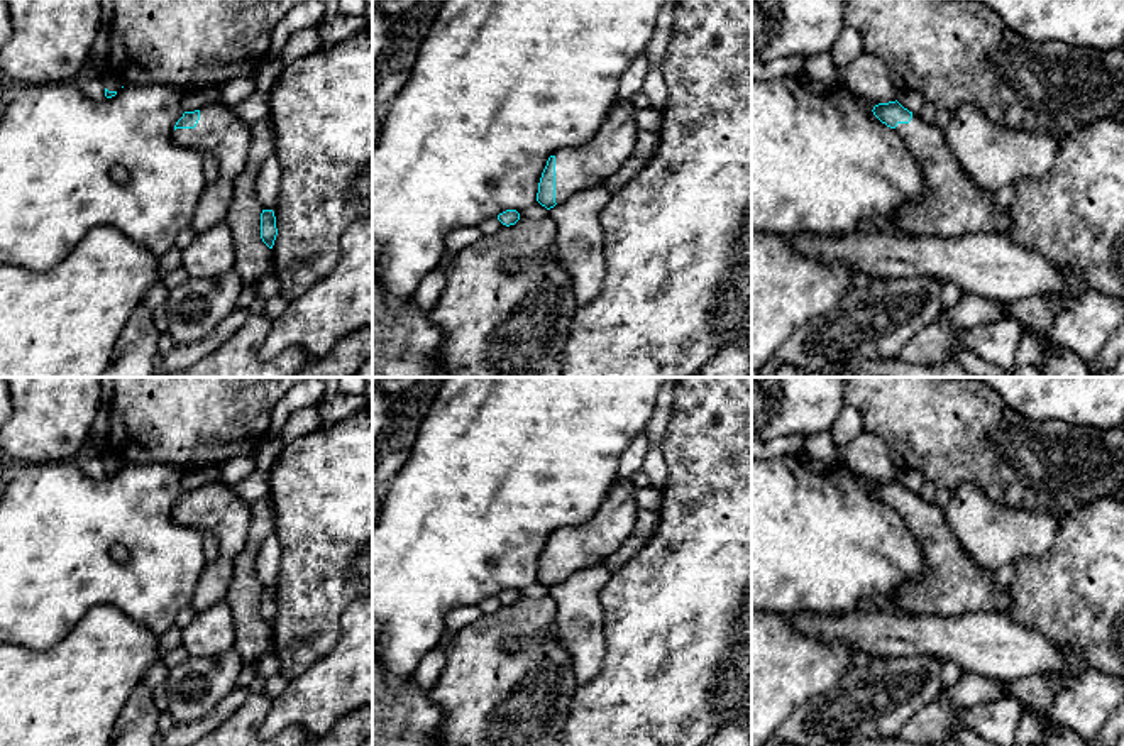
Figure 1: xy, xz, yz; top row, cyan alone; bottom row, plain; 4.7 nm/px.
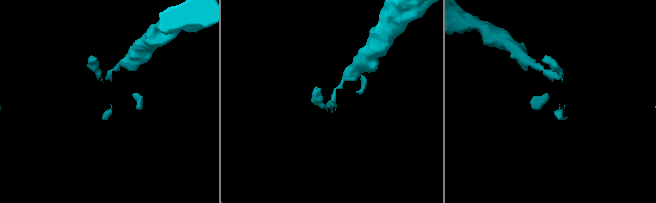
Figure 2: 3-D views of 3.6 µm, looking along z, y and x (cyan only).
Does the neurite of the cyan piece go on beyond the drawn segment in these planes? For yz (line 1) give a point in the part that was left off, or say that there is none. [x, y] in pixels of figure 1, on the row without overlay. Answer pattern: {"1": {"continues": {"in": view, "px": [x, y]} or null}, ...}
{"1": {"continues": {"in": "yz", "px": [952, 586]}}}

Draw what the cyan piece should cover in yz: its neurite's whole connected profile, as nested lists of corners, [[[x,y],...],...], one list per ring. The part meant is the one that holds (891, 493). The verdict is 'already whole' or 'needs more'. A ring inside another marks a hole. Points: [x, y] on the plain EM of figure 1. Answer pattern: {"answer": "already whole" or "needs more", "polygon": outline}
{"answer": "needs more", "polygon": [[[897,479],[879,482],[873,494],[894,507],[921,546],[924,575],[904,585],[890,601],[911,614],[961,616],[1011,607],[1011,594],[999,587],[994,572],[977,567],[955,538],[945,507],[924,501]]]}

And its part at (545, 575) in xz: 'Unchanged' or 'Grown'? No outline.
Grown

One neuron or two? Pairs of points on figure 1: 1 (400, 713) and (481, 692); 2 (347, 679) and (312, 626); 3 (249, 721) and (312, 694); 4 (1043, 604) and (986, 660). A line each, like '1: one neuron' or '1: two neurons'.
1: two neurons
2: two neurons
3: two neurons
4: two neurons

